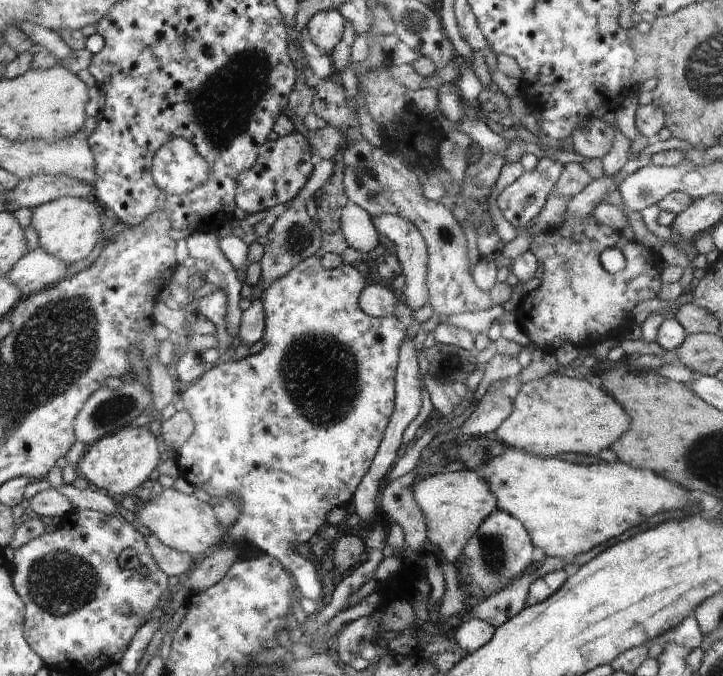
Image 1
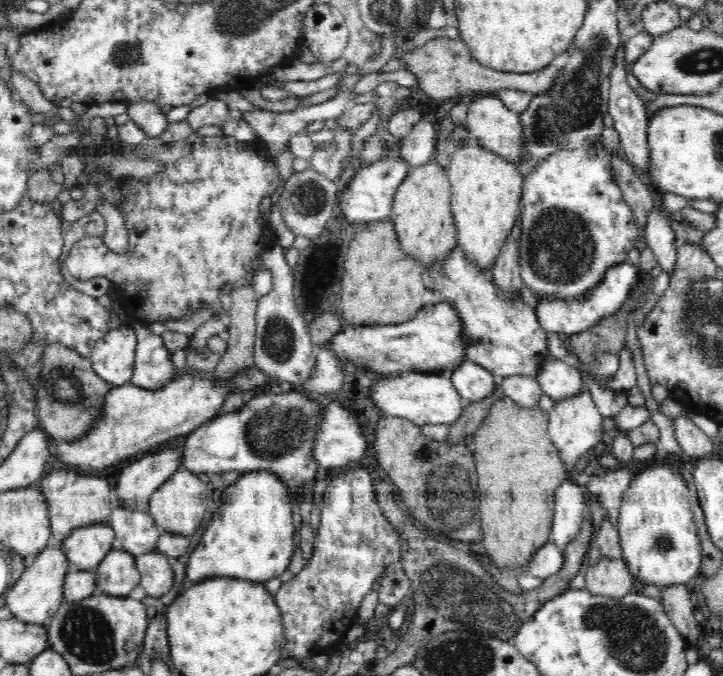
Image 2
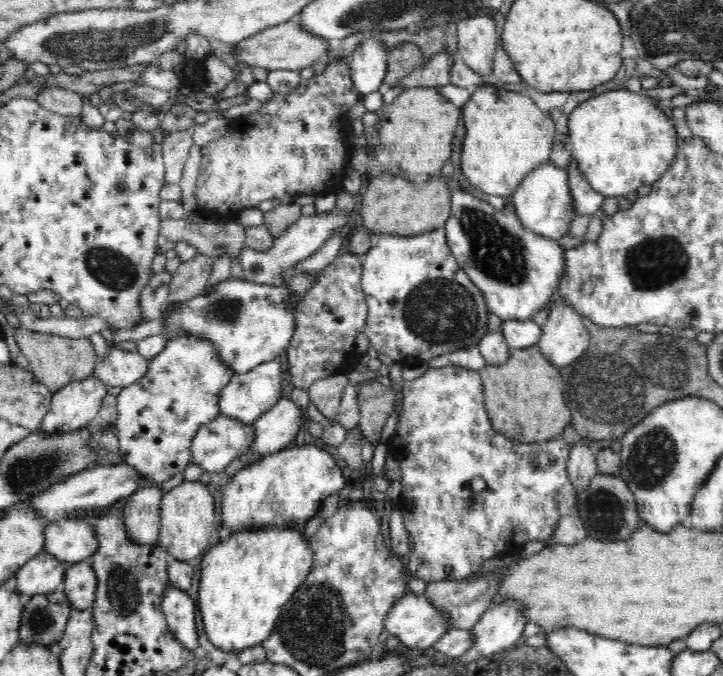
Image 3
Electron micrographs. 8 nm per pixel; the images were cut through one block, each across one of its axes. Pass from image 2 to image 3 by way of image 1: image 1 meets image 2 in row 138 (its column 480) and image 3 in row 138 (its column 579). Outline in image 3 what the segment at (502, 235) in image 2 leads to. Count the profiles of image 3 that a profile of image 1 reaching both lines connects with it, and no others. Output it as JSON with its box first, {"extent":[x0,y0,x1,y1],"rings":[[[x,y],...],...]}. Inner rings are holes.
{"extent":[461,86,556,196],"rings":[[[495,86],[472,89],[470,100],[462,107],[462,118],[466,128],[462,143],[461,166],[464,176],[471,186],[482,190],[490,196],[512,196],[522,180],[534,168],[550,162],[552,142],[554,142],[556,129],[555,122],[549,113],[538,109],[530,97],[521,93],[508,92]]]}

